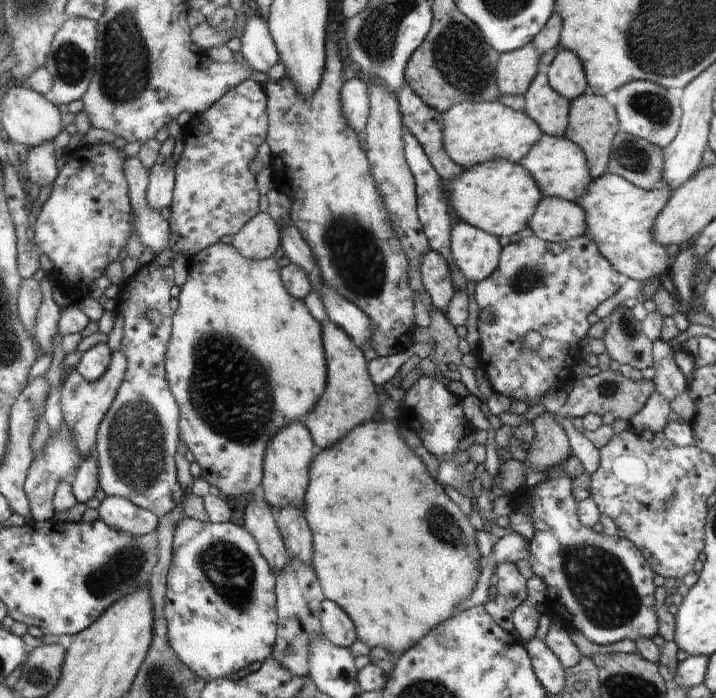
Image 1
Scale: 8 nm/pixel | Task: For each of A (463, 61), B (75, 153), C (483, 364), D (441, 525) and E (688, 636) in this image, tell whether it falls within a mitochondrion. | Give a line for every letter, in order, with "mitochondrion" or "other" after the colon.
A: mitochondrion
B: other
C: other
D: mitochondrion
E: other

